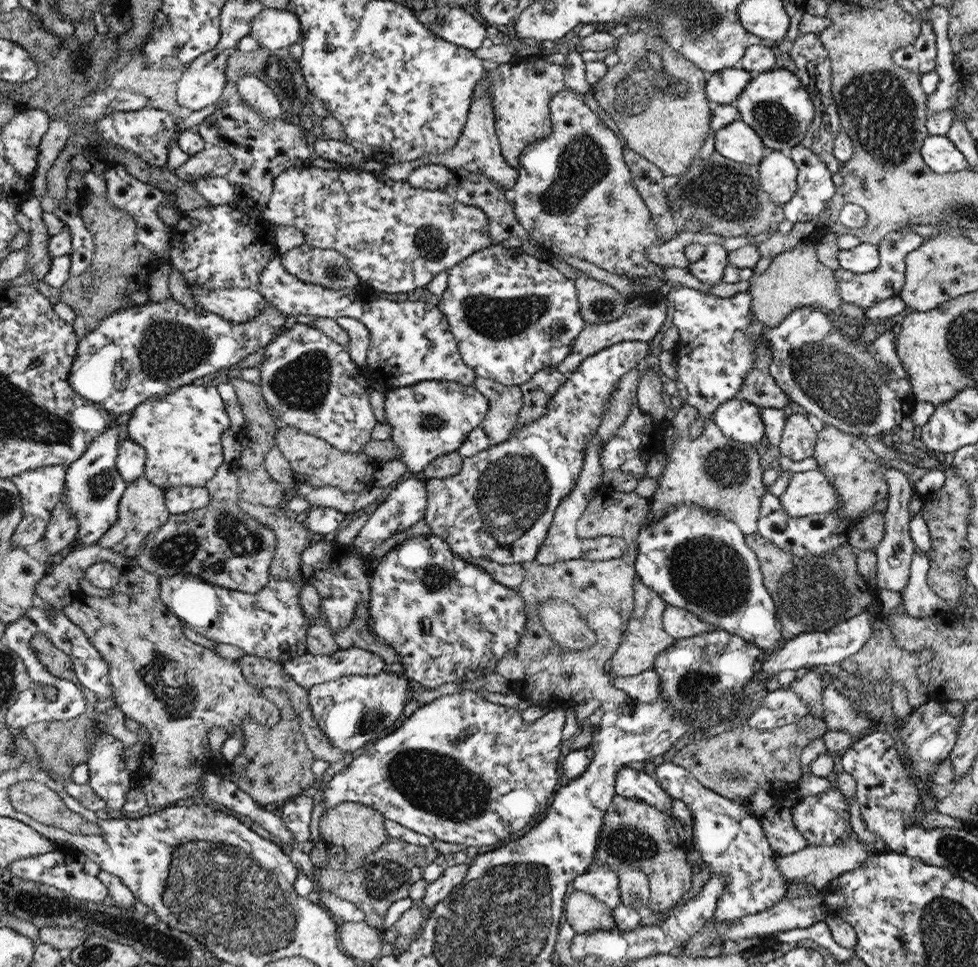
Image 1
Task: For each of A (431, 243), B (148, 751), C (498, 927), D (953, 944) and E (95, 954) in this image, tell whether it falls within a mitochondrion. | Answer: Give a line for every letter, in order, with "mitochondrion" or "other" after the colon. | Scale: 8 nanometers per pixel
A: mitochondrion
B: other
C: mitochondrion
D: mitochondrion
E: mitochondrion

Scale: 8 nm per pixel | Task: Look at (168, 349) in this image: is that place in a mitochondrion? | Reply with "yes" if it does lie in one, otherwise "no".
yes

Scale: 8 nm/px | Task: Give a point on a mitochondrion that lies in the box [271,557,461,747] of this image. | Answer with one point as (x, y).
(435, 576)

